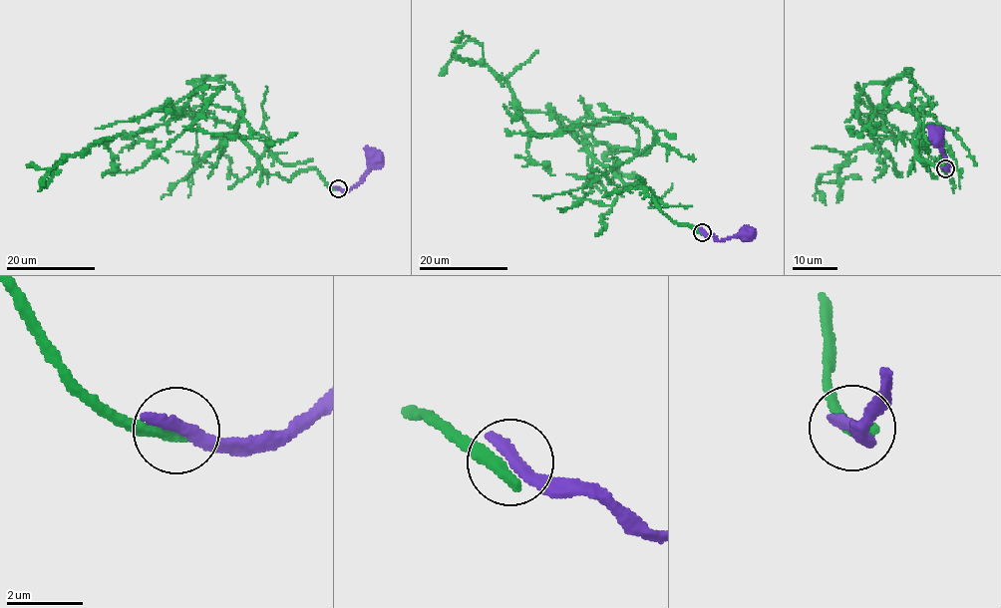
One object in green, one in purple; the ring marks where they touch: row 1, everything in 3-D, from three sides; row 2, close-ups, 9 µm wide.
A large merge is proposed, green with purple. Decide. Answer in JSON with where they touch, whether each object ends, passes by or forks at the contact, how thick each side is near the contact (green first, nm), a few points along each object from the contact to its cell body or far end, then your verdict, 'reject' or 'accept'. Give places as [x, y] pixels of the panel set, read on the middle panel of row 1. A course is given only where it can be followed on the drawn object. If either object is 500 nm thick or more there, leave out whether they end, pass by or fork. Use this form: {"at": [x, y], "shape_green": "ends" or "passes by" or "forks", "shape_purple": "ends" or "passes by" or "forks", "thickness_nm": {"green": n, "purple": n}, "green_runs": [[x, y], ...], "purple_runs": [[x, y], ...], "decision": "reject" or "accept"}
{"at": [702, 232], "shape_green": "ends", "shape_purple": "ends", "thickness_nm": {"green": 420, "purple": 400}, "green_runs": [[702, 231], [662, 212], [640, 181], [630, 186], [601, 165], [590, 137], [533, 133], [473, 40], [440, 76]], "purple_runs": [[702, 231], [723, 240], [742, 234], [745, 226]], "decision": "reject"}

